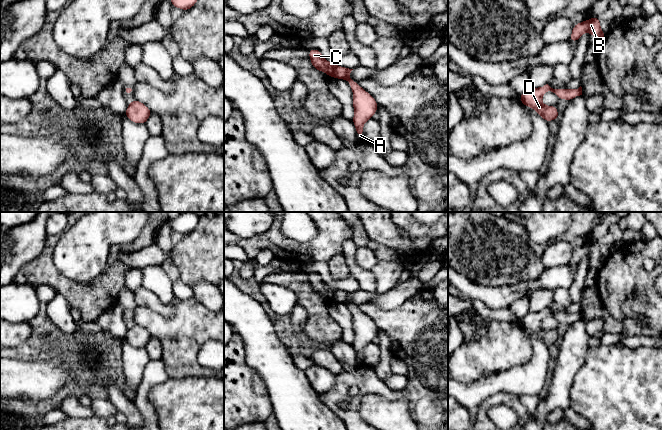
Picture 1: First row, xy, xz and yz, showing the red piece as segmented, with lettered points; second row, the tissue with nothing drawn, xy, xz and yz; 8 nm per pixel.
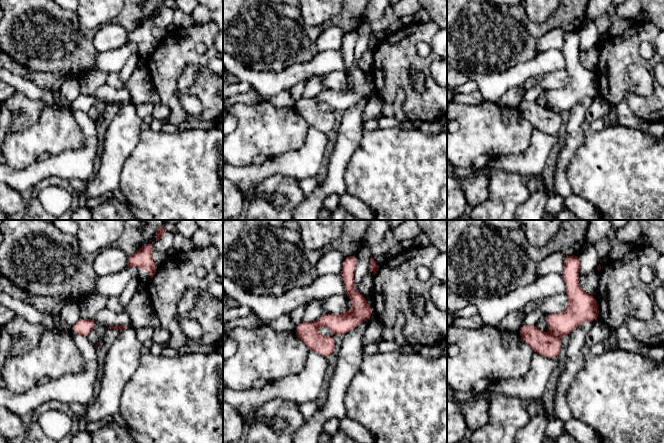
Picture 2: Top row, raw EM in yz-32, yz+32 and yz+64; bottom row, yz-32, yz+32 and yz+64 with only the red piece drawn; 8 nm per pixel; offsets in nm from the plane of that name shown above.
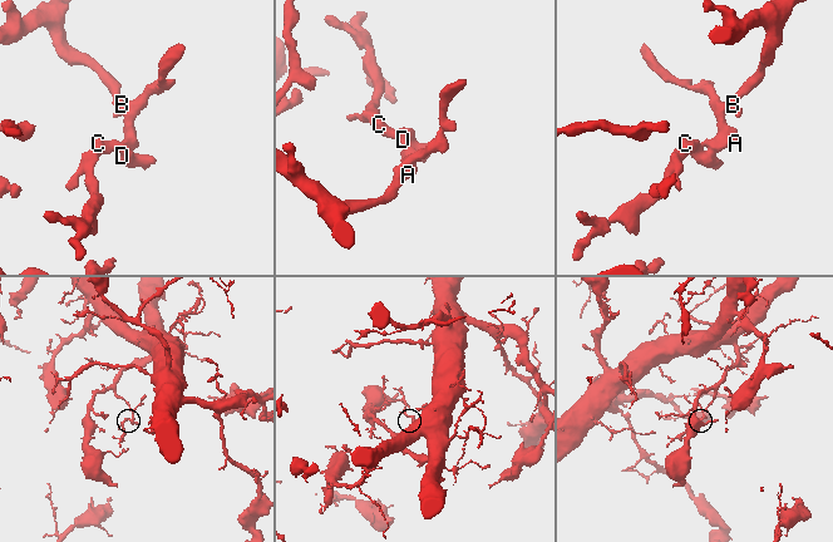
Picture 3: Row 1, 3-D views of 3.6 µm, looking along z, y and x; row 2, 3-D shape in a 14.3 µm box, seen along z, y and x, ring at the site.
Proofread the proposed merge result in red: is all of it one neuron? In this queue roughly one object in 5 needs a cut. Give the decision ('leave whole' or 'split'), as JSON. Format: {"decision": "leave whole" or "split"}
{"decision": "leave whole"}

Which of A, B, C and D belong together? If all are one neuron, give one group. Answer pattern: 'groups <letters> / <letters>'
groups A B C D

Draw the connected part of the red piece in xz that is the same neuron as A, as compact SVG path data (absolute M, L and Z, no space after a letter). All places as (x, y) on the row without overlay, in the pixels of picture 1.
M315 272L308 275L314 293L322 295L332 302L345 303L351 310L353 315L353 332L354 341L352 346L356 352L358 362L363 362L363 349L371 343L378 334L377 325L353 303L349 302L349 298L353 293L331 288L328 284L324 283L322 277Z

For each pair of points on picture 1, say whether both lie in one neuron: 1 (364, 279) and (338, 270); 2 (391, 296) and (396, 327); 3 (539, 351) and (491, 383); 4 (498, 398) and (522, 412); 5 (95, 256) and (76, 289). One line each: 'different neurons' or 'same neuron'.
1: different neurons
2: different neurons
3: same neuron
4: same neuron
5: different neurons

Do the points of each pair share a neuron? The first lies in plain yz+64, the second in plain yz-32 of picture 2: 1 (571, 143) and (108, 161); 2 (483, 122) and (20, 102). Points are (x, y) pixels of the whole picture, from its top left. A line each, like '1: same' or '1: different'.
1: same
2: different

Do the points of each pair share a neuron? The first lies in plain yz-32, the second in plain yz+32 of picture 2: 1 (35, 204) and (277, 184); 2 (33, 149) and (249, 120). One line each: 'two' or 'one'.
1: one
2: one

